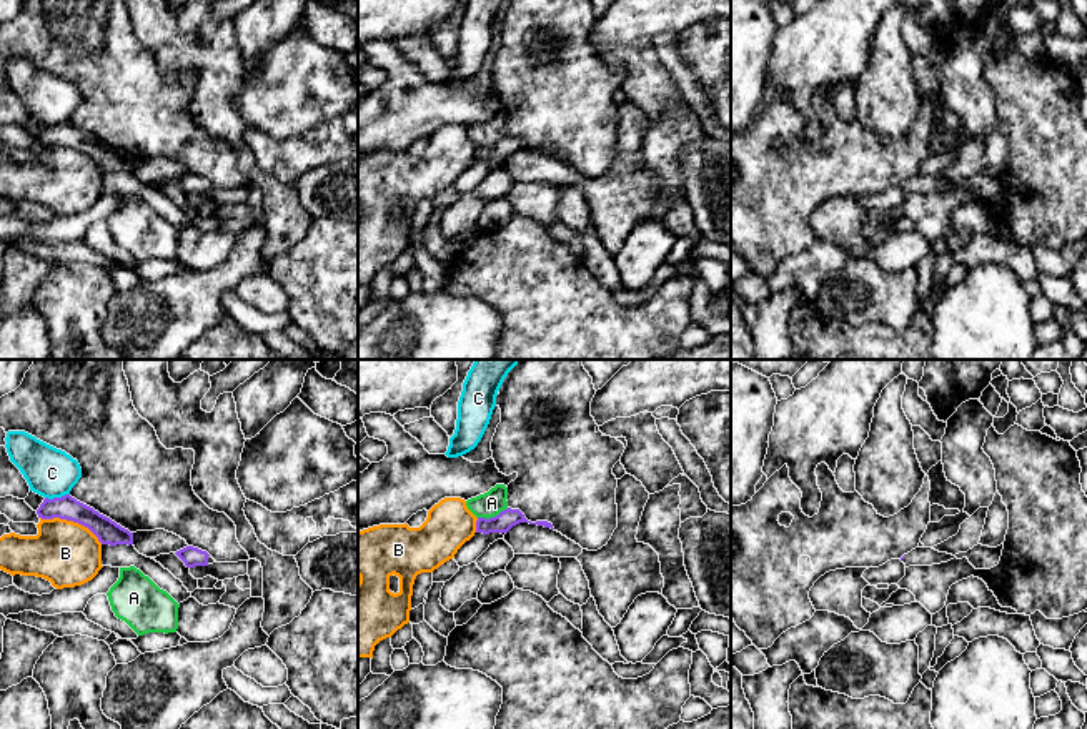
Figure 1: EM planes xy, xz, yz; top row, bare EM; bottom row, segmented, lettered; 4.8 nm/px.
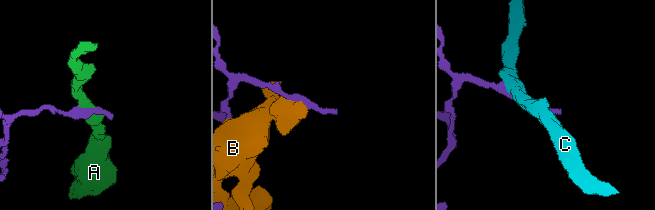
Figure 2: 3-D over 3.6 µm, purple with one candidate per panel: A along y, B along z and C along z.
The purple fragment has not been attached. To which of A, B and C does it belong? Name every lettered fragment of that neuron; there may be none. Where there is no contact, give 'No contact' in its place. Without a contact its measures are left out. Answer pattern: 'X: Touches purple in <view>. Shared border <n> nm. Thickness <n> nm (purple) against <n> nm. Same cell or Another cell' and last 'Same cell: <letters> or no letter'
A: Touches purple in xz. Shared border 160 nm. Thickness 90 nm (purple) against 120 nm. Another cell
B: Touches purple in xy. Shared border 340 nm. Thickness 120 nm (purple) against 320 nm. Another cell
C: Touches purple in xy. Shared border 120 nm. Thickness 110 nm (purple) against 240 nm. Another cell
Same cell: no letter

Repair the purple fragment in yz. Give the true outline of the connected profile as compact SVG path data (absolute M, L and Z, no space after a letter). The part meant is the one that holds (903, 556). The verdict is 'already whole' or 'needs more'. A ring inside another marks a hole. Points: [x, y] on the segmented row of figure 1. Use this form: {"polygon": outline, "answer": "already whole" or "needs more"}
{"polygon": "M977 544L967 553L959 553L952 556L947 553L939 553L932 548L916 548L906 556L902 556L901 561L906 564L906 568L909 568L909 566L932 566L932 564L947 563L954 558L957 559L967 558L975 569L990 569L999 564L1002 549L1004 544L997 548Z", "answer": "needs more"}

